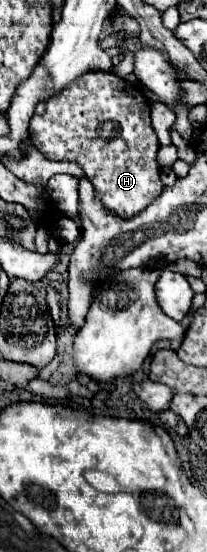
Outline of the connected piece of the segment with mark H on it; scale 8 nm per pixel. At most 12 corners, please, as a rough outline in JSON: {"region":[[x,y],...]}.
{"region":[[88,72],[30,120],[102,206],[142,212],[164,188],[150,102]]}

